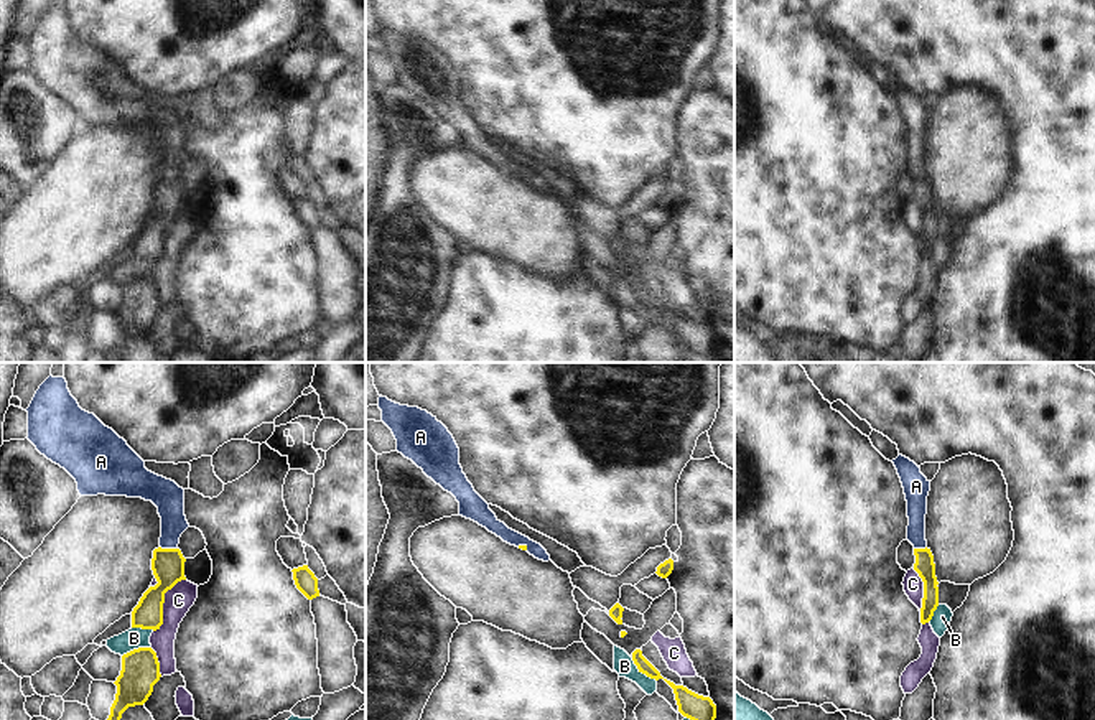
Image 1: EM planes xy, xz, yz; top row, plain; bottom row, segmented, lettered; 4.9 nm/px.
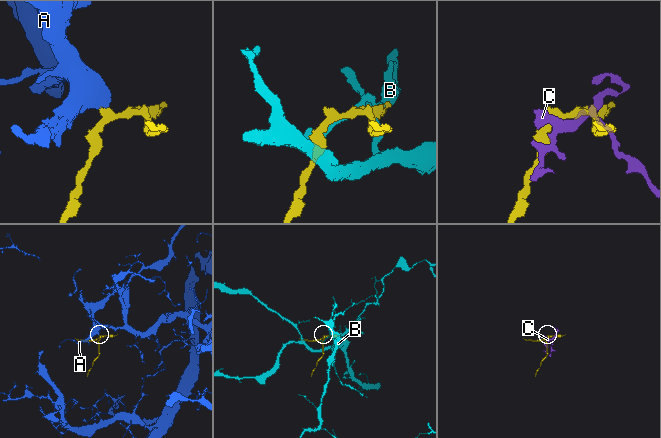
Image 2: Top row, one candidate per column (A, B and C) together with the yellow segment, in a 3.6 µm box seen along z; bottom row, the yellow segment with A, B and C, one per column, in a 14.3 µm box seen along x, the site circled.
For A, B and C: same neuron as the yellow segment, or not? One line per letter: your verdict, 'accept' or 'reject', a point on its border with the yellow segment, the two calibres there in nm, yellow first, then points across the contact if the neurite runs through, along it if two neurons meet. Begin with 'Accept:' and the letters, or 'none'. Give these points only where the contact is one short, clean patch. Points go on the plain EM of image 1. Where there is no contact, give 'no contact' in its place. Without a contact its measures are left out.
Accept: A
A: accept | xy (168, 180) | 160/150 nm | across xy (168, 195), (168, 180), (168, 129)
B: reject | xz (643, 303) | 100/100 nm
C: reject | xy (163, 233) | 160/140 nm

